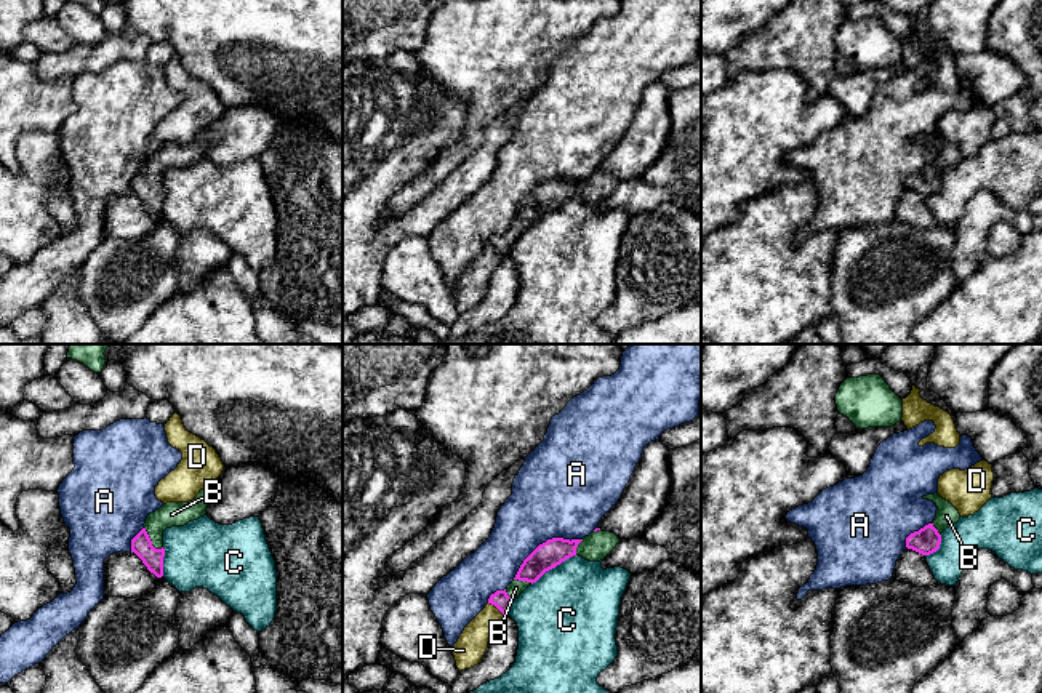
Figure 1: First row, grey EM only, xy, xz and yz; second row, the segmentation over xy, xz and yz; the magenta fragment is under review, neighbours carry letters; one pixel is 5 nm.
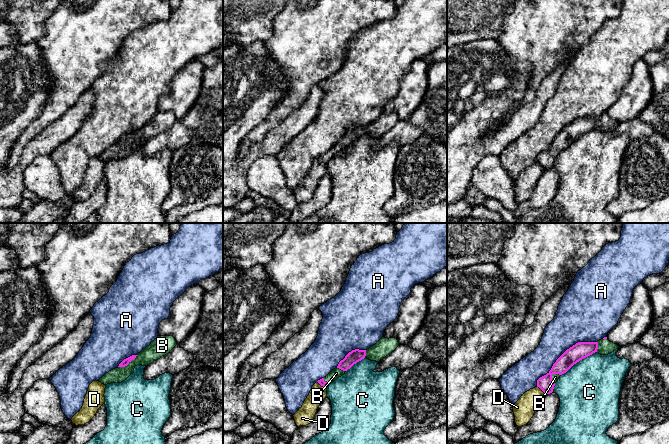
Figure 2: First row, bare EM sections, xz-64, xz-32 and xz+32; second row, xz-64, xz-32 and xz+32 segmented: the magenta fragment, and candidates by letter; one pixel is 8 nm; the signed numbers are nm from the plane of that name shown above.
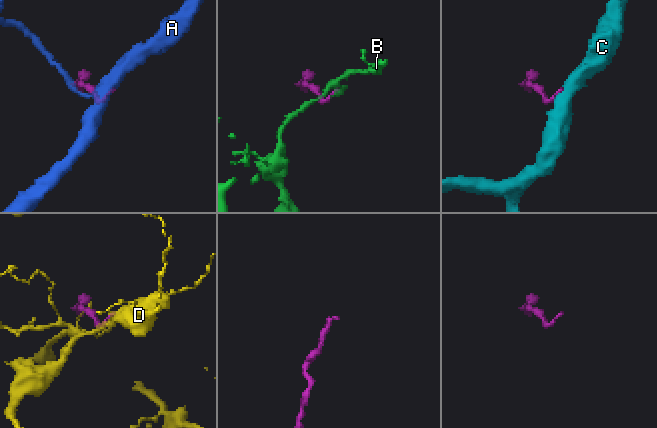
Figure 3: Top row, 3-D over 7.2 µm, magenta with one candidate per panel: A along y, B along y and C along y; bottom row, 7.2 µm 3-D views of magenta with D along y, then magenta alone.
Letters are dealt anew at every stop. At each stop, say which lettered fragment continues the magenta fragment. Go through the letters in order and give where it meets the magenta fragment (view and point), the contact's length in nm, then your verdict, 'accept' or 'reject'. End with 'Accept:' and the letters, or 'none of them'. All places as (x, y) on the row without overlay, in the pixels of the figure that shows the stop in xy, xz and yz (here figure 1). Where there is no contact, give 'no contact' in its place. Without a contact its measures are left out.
A: contact xz (543, 184); length 400 nm; reject
B: contact xy (149, 181); length 150 nm; accept
C: contact xz (553, 208); length 280 nm; reject
D: contact xz (496, 248); length 110 nm; reject
Accept: B

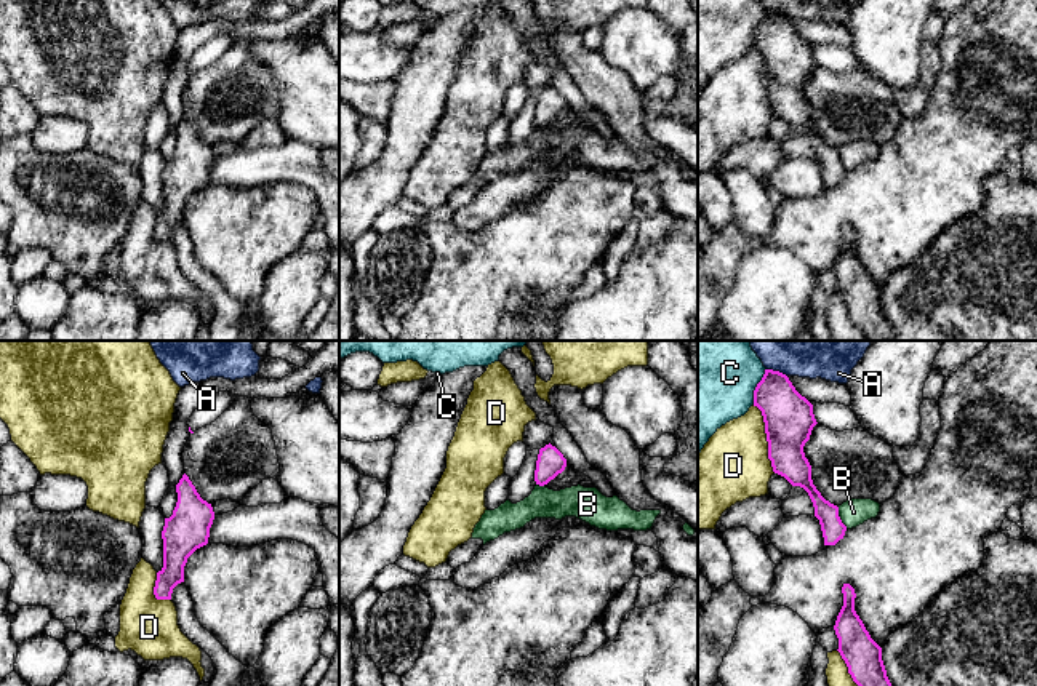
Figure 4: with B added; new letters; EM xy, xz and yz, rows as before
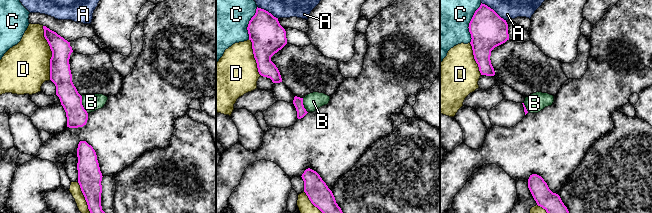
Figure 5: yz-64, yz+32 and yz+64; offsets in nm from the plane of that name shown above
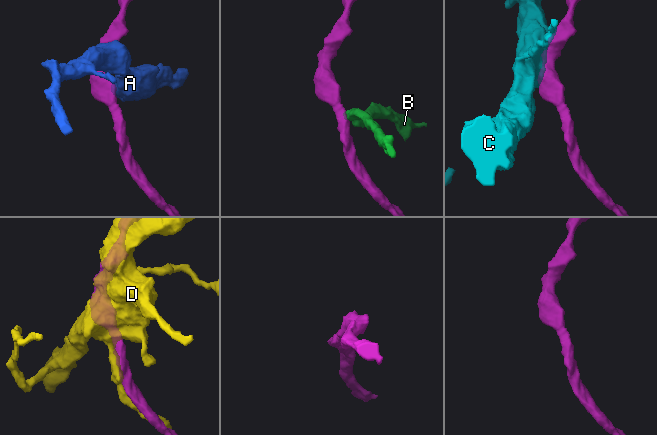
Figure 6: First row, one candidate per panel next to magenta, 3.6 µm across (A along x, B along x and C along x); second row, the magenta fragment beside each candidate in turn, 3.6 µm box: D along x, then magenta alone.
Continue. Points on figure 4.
A: contact yz (776, 13); length 110 nm; reject
B: contact yz (839, 160); length 120 nm; reject
C: contact yz (757, 27); length 200 nm; reject
D: contact yz (767, 80); length 360 nm; reject
Accept: none of them

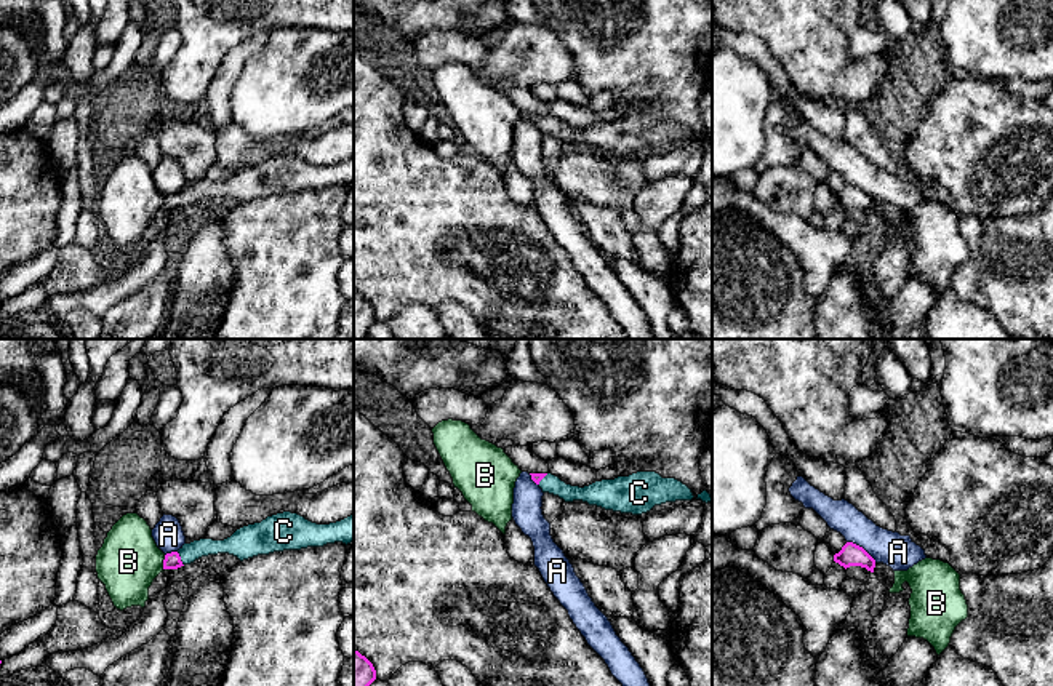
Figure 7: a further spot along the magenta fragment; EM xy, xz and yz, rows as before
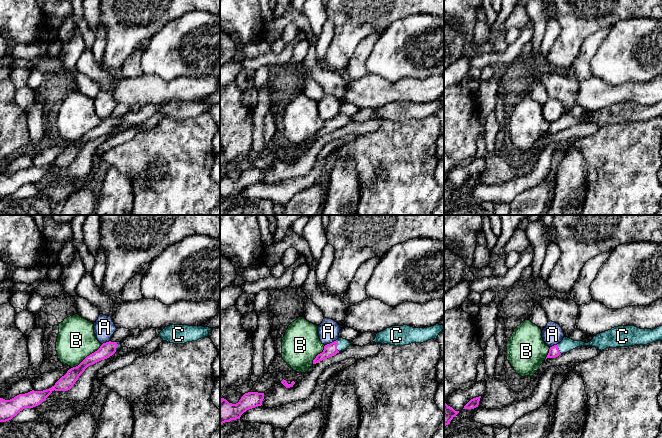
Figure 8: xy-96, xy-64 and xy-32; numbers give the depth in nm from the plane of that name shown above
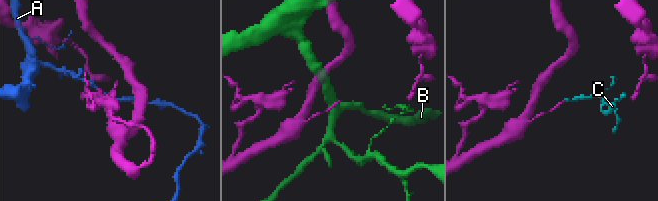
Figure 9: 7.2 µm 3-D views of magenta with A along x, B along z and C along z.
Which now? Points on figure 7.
A: contact yz (861, 189); length 190 nm; reject
B: contact xy (164, 203); length 70 nm; reject
C: contact xy (180, 200); length 80 nm; accept
Accept: C

